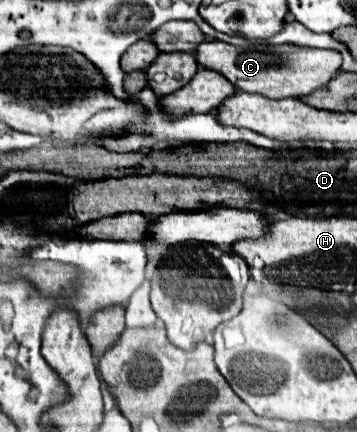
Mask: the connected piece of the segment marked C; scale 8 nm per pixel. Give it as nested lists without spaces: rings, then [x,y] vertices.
[[[206,41],[196,49],[196,61],[204,69],[224,75],[236,89],[246,93],[260,93],[268,99],[302,97],[314,89],[326,85],[340,69],[340,53],[324,49],[308,49],[294,45],[268,45],[264,41],[252,41],[244,47],[234,47],[222,41]]]

